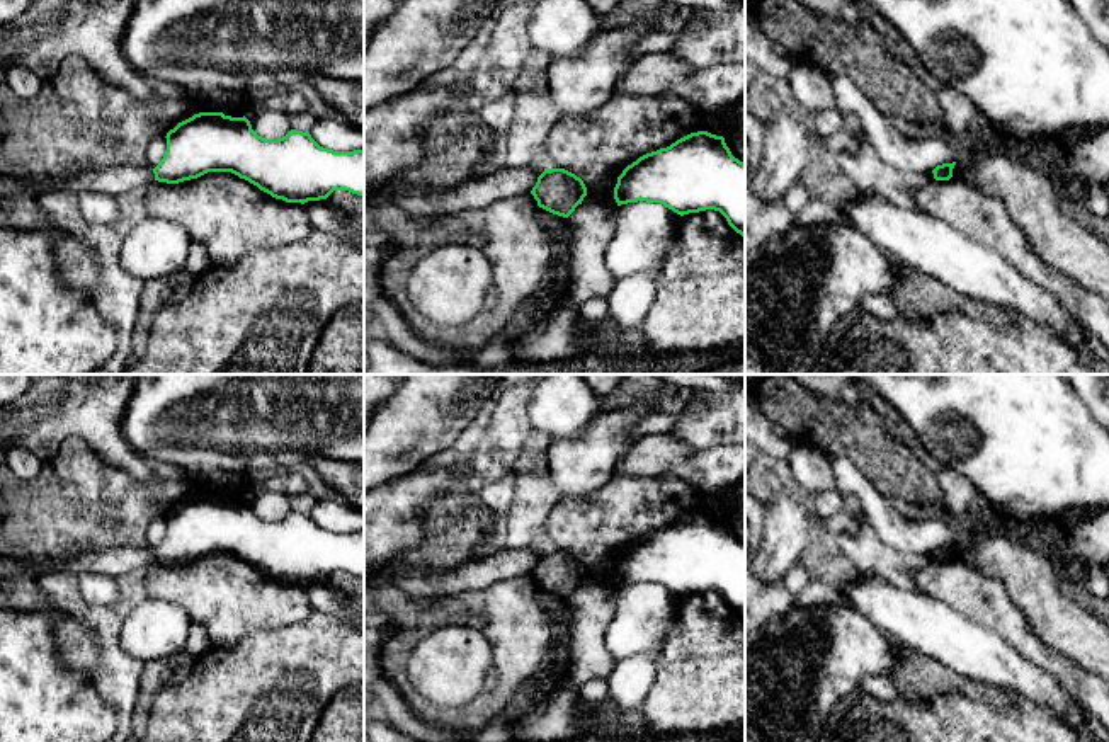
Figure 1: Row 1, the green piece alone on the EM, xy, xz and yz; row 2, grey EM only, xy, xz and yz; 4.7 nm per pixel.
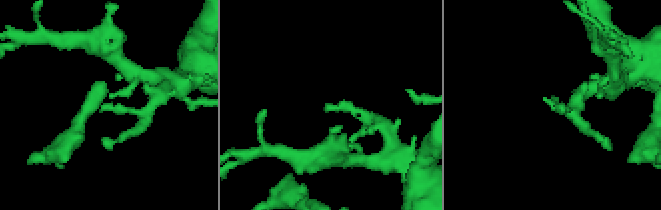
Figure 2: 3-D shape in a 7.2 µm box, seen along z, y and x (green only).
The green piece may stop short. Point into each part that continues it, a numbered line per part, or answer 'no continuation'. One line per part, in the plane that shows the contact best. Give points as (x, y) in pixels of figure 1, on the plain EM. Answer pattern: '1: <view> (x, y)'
no continuation

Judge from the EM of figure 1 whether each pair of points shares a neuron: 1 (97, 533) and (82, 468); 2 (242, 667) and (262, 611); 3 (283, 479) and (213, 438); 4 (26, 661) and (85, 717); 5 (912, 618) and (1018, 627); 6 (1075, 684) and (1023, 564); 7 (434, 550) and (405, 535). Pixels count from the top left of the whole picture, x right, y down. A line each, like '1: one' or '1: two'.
1: one
2: two
3: two
4: one
5: two
6: two
7: two

